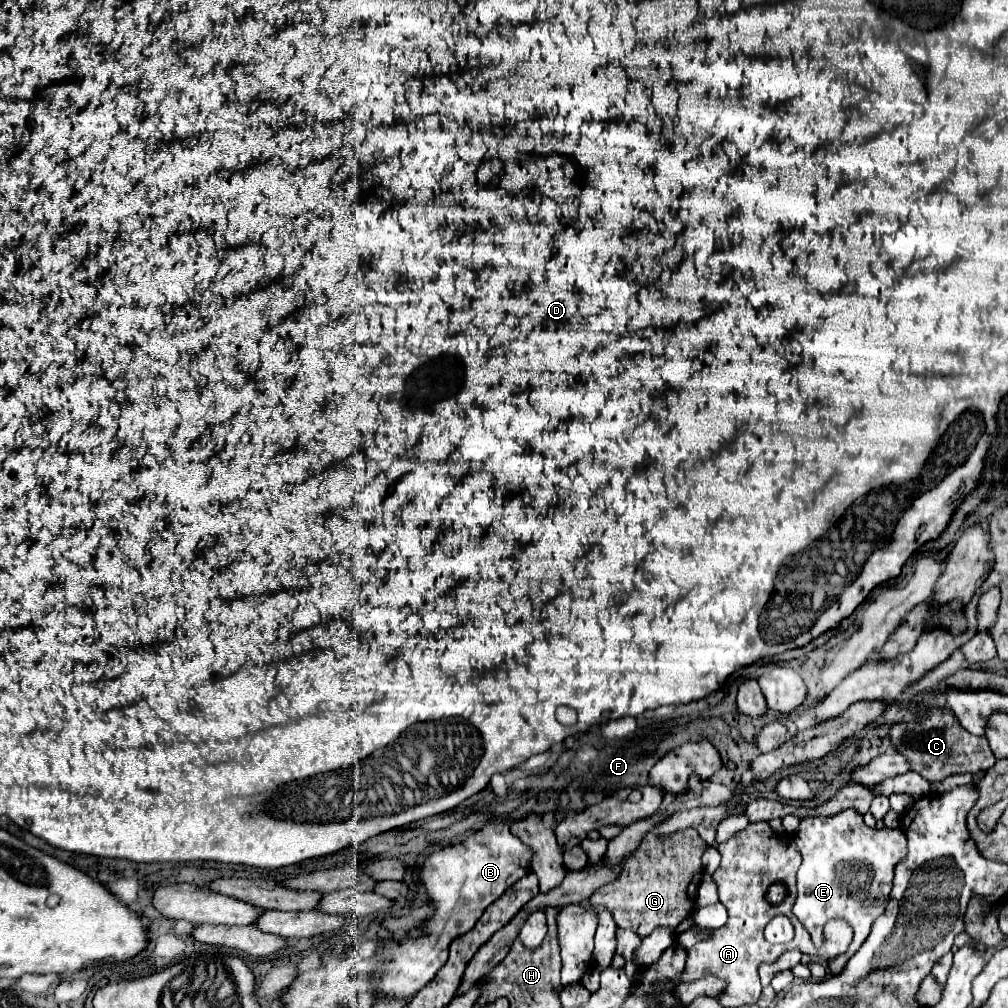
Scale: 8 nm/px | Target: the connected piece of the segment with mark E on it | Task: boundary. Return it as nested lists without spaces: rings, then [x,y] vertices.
[[[844,810],[832,818],[804,818],[794,842],[804,858],[798,870],[798,896],[792,908],[794,916],[808,930],[816,946],[824,942],[824,934],[818,930],[824,930],[826,922],[834,918],[846,920],[854,930],[850,948],[828,962],[830,972],[838,974],[850,956],[864,944],[874,920],[884,914],[892,890],[894,868],[908,852],[906,836],[900,828],[870,828],[856,810]]]

